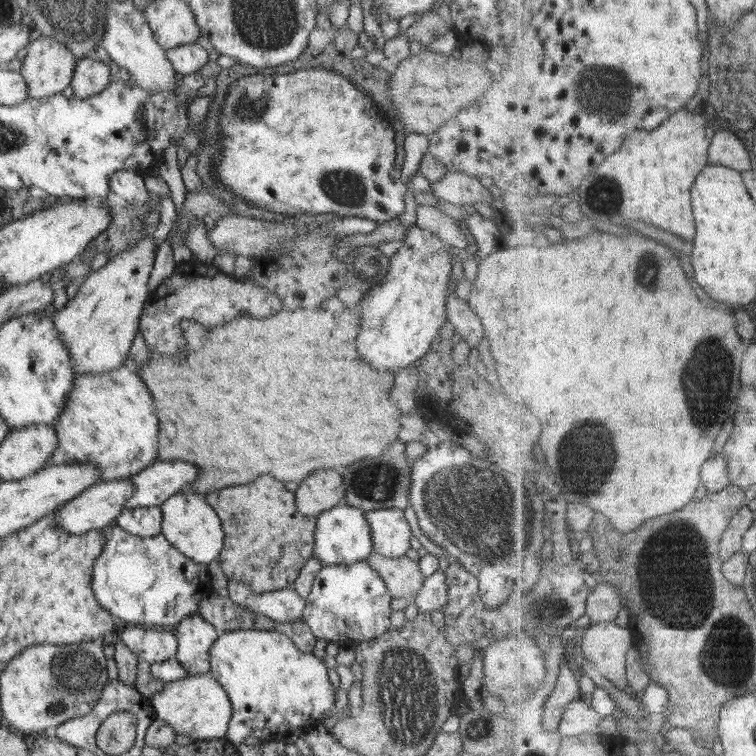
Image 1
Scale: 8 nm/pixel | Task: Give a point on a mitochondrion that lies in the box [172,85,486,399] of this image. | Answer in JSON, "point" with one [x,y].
{"point":[342,185]}

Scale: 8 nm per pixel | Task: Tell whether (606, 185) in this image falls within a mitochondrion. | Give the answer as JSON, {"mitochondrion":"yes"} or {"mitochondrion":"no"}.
{"mitochondrion":"yes"}

